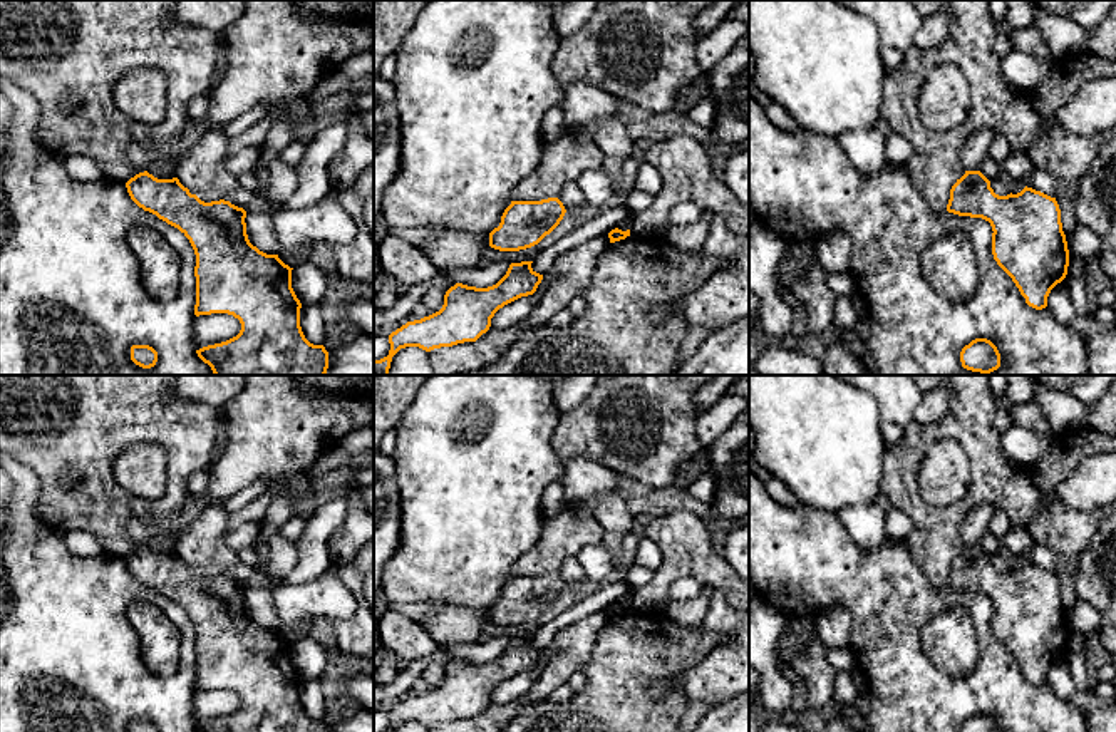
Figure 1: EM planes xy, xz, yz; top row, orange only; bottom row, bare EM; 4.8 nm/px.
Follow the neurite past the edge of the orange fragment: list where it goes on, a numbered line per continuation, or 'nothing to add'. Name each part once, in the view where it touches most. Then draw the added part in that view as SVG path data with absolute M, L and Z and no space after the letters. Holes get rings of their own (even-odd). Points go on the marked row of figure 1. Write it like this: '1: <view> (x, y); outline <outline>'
1: xz (565, 159); outline M570 129L556 141L545 142L536 169L513 189L511 201L560 198L566 183L600 168L603 159L603 151L590 134Z

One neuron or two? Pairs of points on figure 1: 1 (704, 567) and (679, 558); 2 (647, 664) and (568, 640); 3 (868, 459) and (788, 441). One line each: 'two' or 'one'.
1: one
2: two
3: one

